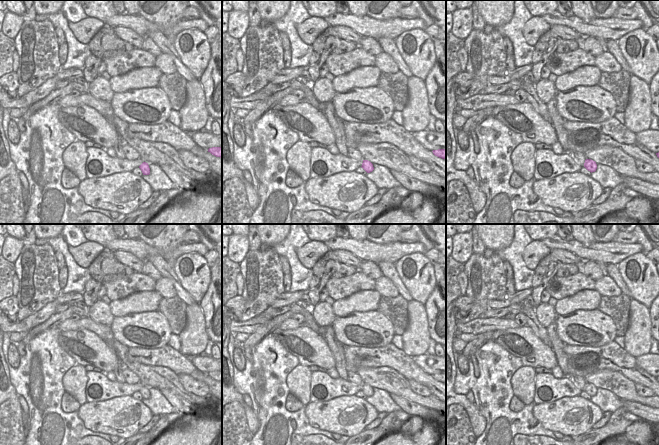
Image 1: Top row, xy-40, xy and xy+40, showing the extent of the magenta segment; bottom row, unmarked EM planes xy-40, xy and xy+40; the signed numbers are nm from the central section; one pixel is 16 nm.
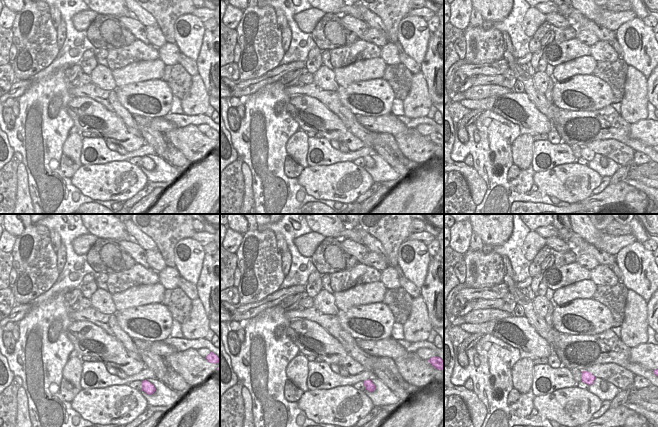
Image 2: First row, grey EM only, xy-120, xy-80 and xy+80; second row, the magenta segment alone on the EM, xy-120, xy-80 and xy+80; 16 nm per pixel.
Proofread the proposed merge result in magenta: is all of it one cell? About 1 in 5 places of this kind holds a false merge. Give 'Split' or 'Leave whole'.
Leave whole.

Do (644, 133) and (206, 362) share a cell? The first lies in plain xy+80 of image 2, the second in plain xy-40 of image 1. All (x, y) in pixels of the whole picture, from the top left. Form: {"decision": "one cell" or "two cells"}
{"decision": "one cell"}

